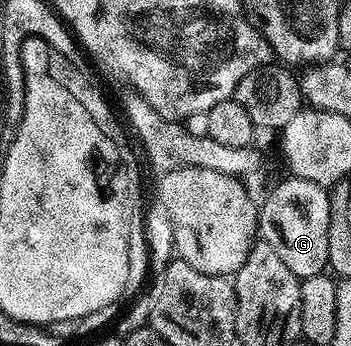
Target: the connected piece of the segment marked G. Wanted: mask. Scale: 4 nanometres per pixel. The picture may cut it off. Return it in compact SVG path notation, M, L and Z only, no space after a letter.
M292 175L286 176L286 181L275 186L273 190L262 200L257 214L257 231L260 240L271 243L275 251L287 263L287 268L299 278L304 279L311 275L319 275L326 272L329 264L327 255L327 227L331 223L331 196L330 190L319 183L311 183L311 179L303 179Z

